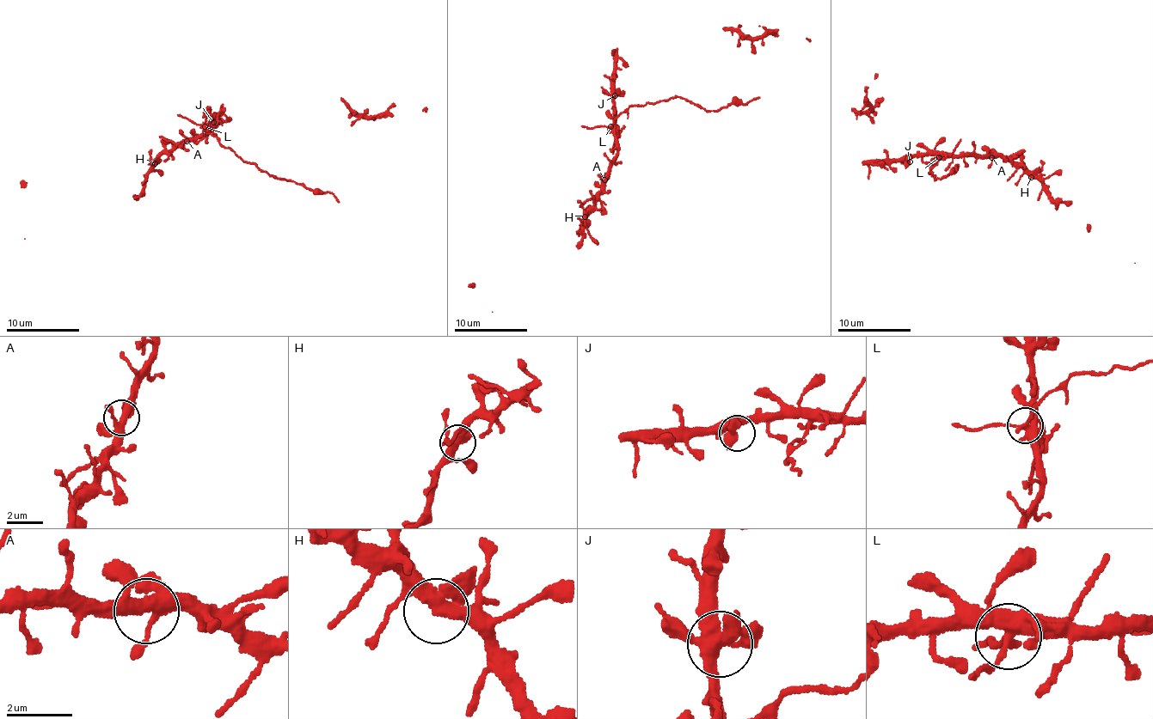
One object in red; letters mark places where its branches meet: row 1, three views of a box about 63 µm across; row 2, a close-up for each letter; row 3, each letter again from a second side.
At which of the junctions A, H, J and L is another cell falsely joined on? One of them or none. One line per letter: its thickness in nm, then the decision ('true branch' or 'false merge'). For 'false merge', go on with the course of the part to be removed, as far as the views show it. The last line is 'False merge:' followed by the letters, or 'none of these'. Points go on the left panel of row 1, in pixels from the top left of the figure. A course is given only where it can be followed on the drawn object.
A: calibre 360 nm; true branch
H: calibre 400 nm; true branch
J: calibre 340 nm; true branch
L: calibre 400 nm; false merge; course (205, 126), (205, 131), (218, 142), (263, 171), (302, 184), (313, 191), (328, 191), (340, 201)
False merge: L

